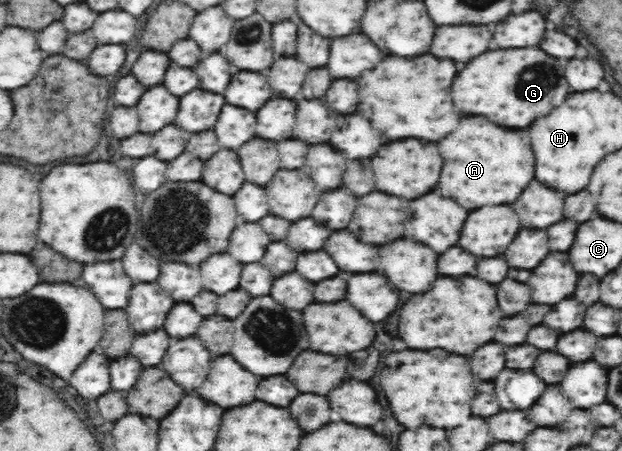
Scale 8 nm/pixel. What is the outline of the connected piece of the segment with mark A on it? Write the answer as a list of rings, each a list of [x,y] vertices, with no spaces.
[[[471,116],[465,118],[455,132],[439,140],[437,146],[445,162],[439,192],[453,198],[457,204],[463,204],[467,210],[485,204],[511,204],[533,180],[535,156],[529,146],[527,130],[501,128],[483,116]]]

